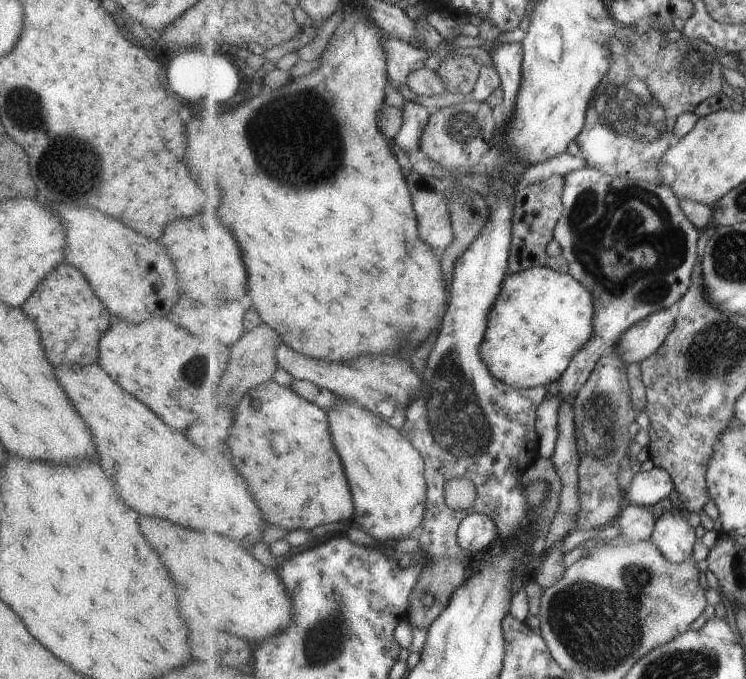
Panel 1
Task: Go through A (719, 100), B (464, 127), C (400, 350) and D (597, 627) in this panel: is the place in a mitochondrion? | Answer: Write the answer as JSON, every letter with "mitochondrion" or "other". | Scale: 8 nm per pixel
{"A":"other","B":"mitochondrion","C":"other","D":"mitochondrion"}

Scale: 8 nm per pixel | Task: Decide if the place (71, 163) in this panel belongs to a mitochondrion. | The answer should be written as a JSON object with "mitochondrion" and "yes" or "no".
{"mitochondrion":"yes"}

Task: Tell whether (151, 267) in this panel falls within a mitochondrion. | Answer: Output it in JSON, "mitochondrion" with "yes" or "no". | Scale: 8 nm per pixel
{"mitochondrion":"no"}

